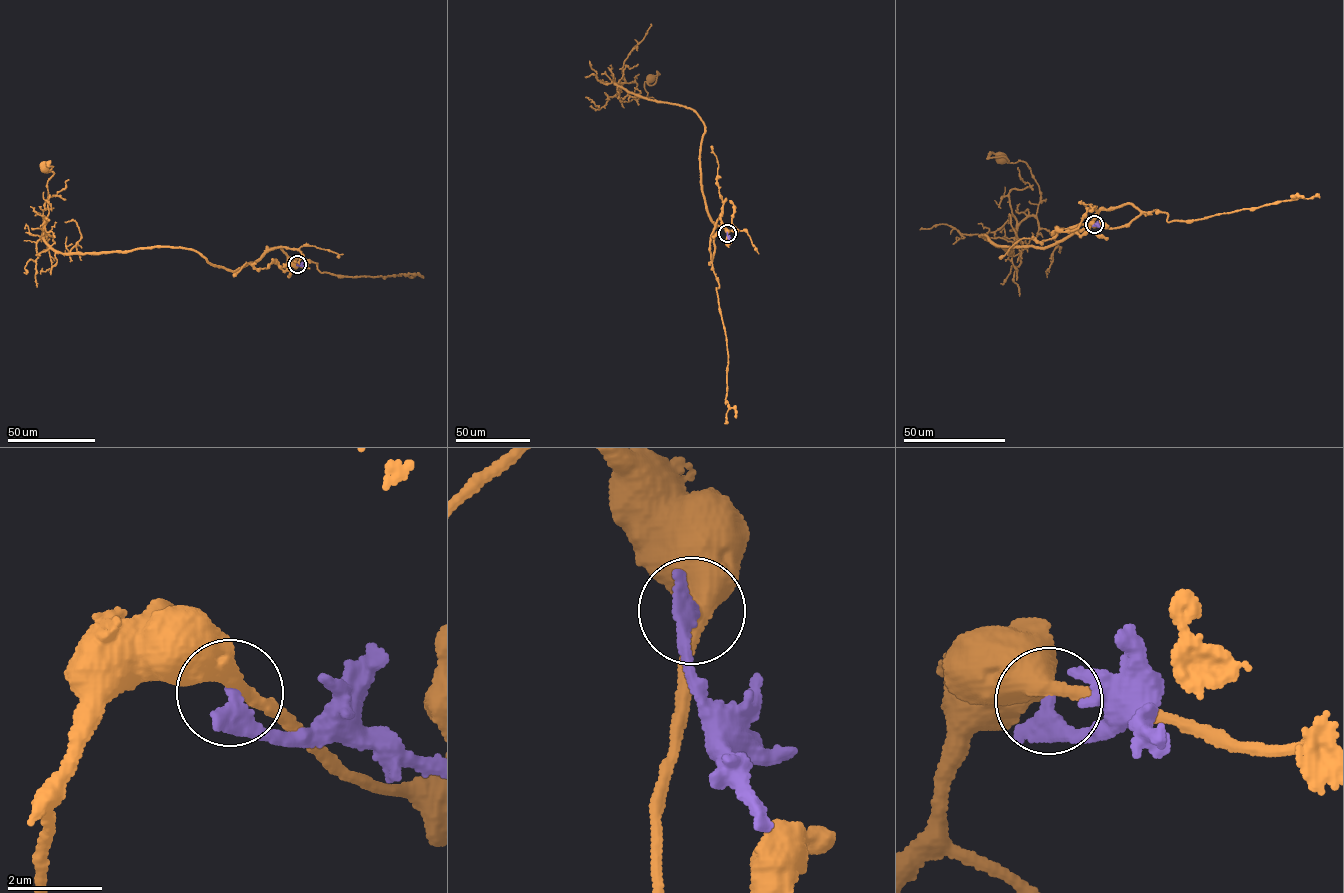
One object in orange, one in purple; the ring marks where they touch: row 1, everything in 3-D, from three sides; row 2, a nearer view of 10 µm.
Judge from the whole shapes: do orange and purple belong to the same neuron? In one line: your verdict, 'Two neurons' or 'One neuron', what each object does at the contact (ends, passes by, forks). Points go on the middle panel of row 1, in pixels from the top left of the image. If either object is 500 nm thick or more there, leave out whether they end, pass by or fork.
Two neurons. At the ring orange passes by. At the ring purple ends

